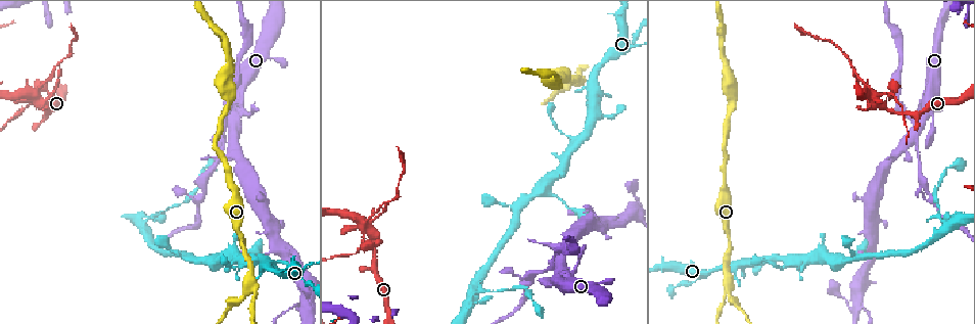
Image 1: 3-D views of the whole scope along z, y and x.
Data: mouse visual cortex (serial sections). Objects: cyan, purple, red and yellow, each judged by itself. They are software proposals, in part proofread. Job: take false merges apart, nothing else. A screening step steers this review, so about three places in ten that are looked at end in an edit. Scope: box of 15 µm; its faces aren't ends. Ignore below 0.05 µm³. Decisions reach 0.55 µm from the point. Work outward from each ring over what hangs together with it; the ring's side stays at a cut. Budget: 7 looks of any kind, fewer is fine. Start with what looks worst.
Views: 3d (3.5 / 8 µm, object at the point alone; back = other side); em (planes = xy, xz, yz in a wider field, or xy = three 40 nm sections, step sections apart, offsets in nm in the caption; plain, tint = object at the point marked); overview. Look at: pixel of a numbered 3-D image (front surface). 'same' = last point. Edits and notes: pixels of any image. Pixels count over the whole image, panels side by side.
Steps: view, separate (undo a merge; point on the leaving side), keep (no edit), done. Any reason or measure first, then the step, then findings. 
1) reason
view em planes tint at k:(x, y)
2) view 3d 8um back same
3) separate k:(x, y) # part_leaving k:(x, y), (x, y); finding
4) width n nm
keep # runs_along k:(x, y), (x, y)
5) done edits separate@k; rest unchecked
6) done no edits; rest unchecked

sudden change in width
view 3d 3.5um at 1:(924, 124)

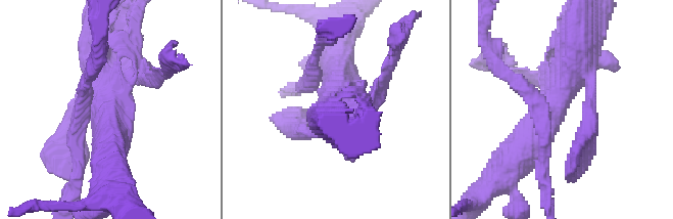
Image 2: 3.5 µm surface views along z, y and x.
arms 4; arm_widths 200, 250, 450, 500 nm; need the tissue
view em xy step 1 tint at 2:(553, 106)

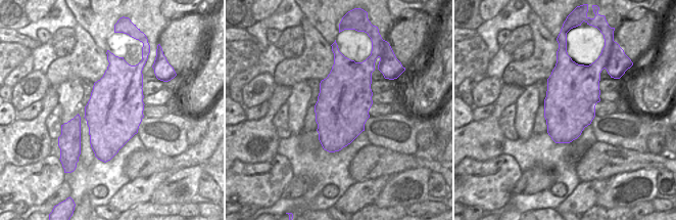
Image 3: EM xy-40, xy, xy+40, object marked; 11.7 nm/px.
keep # runs_along 2:(584, 46), (579, 68), (514, 162); continuous, no second cell

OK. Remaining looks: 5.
three arms meet
view 3d 3.5um at 1:(727, 288)

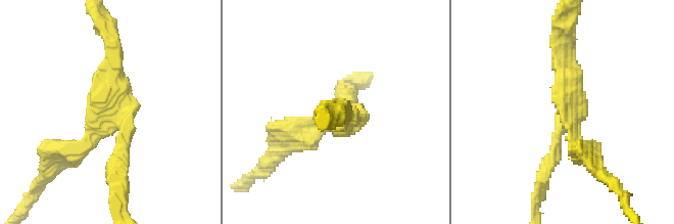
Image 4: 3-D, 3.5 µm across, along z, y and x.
arms 3; arm_widths 150, 200, 250 nm; need the tissue
view em xy step 3 tint at 4:(572, 112)

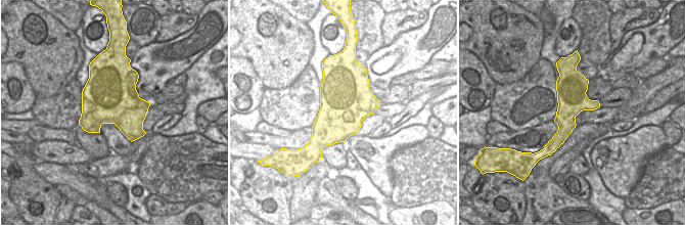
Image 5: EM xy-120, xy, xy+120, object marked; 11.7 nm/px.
keep # runs_along 5:(566, 69), (565, 128), (551, 148); one cell here

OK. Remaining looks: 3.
narrows sharply
view 3d 3.5um at 1:(190, 260)

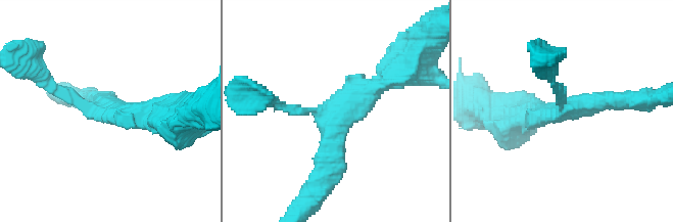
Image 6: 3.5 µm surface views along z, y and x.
arms 3; arm_widths 150, 300, 300 nm
view em xy step 3 tint at 6:(567, 105)

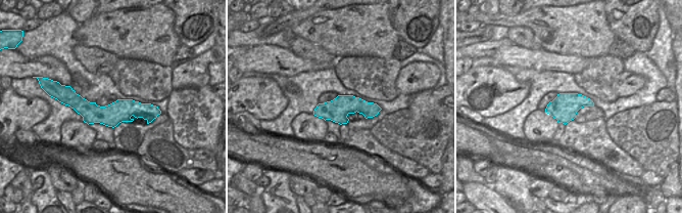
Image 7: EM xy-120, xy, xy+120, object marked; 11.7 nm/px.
keep # one cell here

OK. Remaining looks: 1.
done no edits; rest unchecked

